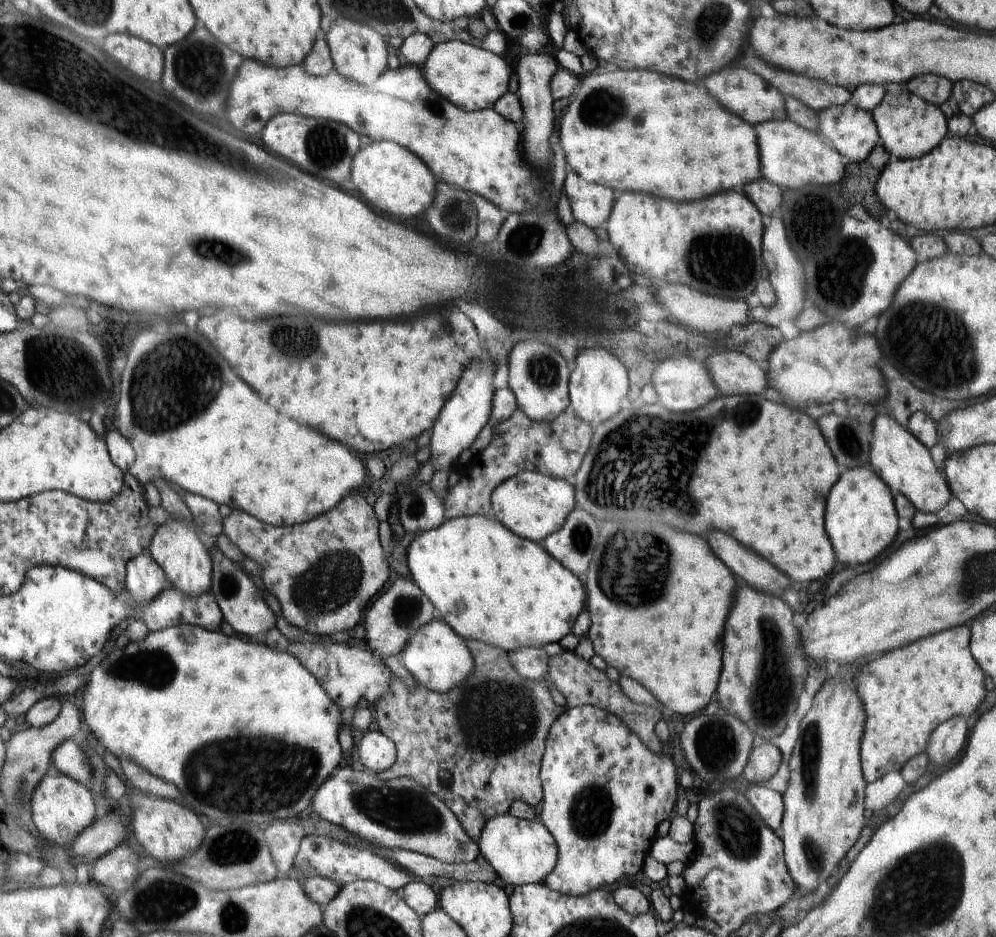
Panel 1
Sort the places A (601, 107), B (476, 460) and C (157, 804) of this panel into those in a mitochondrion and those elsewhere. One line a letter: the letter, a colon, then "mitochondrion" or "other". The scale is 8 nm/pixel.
A: mitochondrion
B: other
C: other

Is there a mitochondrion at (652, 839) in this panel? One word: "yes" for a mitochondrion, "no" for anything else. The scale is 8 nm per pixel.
no

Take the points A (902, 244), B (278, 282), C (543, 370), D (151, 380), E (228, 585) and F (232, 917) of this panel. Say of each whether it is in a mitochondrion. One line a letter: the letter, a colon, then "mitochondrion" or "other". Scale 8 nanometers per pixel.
A: other
B: other
C: mitochondrion
D: mitochondrion
E: mitochondrion
F: mitochondrion

